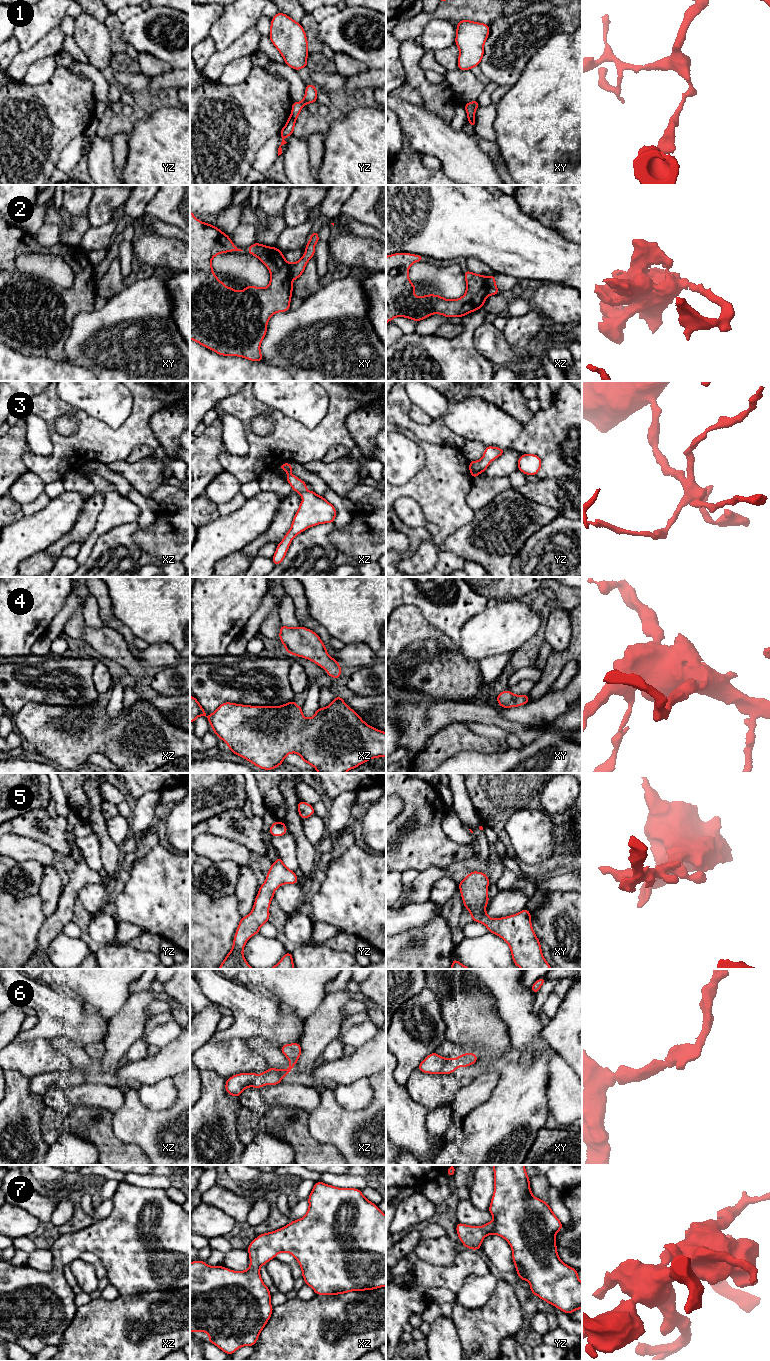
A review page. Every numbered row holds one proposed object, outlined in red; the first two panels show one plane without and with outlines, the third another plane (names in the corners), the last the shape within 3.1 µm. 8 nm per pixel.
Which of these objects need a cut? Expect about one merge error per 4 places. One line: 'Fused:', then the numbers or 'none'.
Fused: 1, 2

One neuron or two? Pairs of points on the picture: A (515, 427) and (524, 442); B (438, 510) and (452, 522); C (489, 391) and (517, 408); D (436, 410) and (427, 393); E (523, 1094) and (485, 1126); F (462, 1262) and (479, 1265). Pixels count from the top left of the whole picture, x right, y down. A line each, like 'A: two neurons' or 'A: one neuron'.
A: two neurons
B: one neuron
C: one neuron
D: one neuron
E: one neuron
F: one neuron

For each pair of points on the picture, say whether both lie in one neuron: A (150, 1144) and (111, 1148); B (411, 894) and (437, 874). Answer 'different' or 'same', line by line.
A: different
B: same

